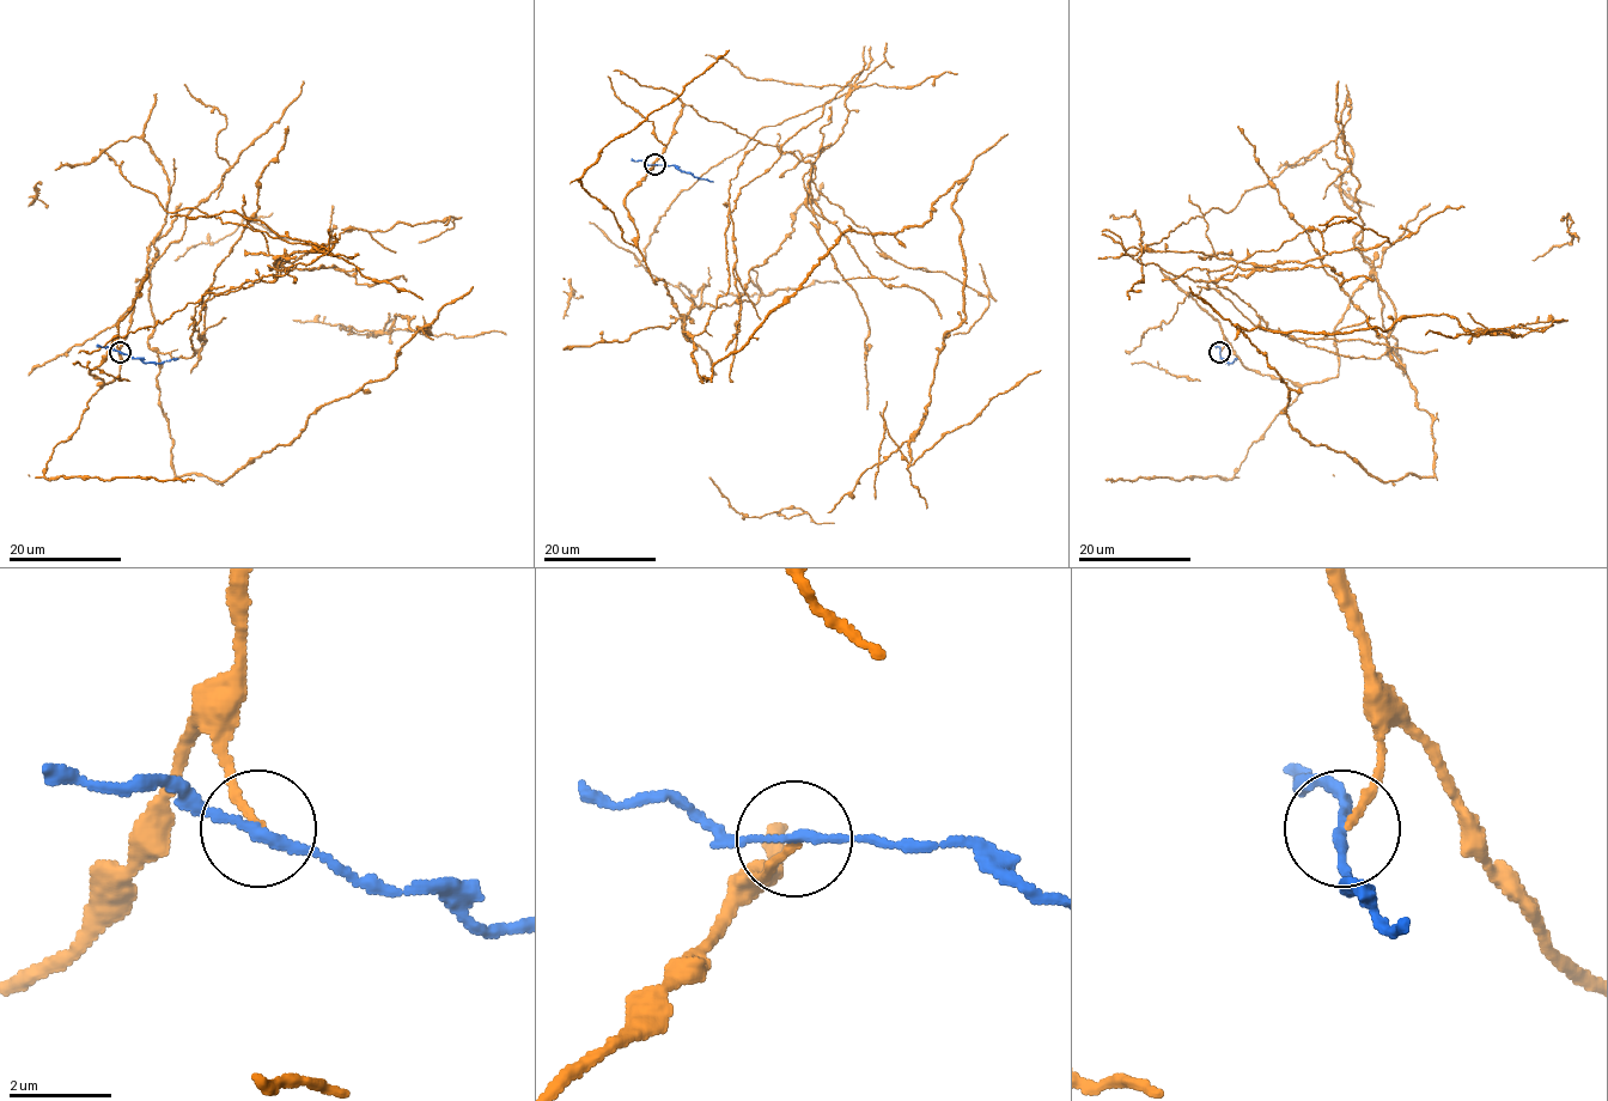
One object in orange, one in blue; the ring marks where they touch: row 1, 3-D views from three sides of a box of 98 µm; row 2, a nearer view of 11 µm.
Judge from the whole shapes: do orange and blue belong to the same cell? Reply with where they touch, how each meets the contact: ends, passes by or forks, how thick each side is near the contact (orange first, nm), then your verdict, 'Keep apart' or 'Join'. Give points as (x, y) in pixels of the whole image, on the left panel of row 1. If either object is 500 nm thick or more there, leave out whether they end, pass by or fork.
Place: (120, 352). At the ring orange ends. At the ring blue passes by. Thickness 150 nm (orange) against 170 nm. Keep apart

